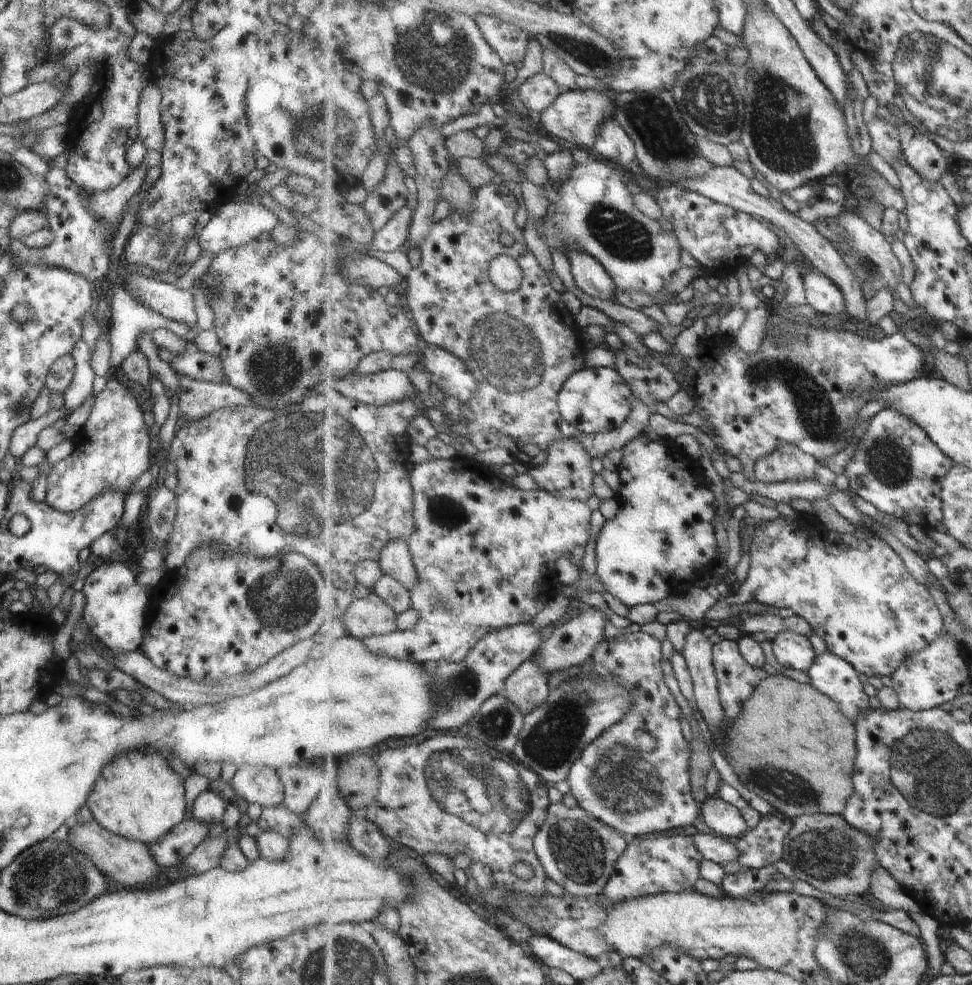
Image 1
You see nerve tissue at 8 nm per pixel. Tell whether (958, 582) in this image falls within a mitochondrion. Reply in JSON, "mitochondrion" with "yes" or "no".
{"mitochondrion":"no"}

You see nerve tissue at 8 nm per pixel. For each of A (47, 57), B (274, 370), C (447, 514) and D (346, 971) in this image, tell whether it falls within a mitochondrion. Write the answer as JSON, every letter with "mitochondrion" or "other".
{"A":"other","B":"mitochondrion","C":"mitochondrion","D":"mitochondrion"}

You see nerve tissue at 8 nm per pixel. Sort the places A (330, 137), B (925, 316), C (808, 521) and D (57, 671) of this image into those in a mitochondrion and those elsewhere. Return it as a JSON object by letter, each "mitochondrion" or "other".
{"A":"mitochondrion","B":"other","C":"other","D":"other"}

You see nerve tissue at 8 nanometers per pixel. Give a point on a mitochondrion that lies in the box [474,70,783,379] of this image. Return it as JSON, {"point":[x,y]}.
{"point":[661,131]}

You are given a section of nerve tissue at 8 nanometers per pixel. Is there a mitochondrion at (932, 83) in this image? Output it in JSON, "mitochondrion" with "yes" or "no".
{"mitochondrion":"yes"}

